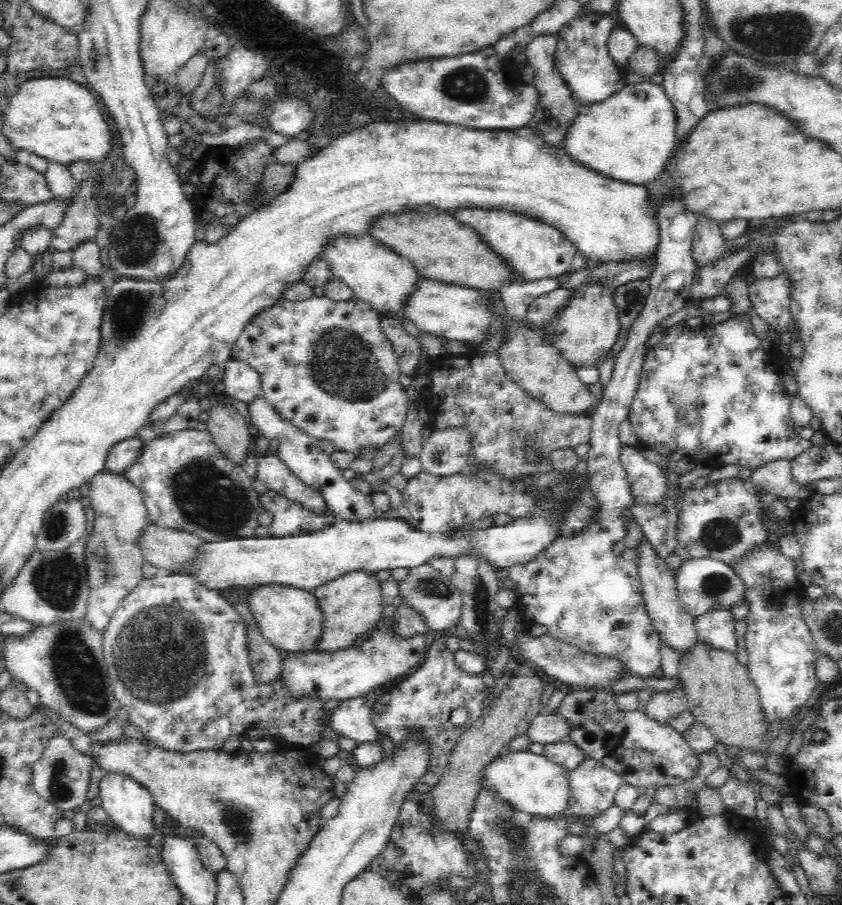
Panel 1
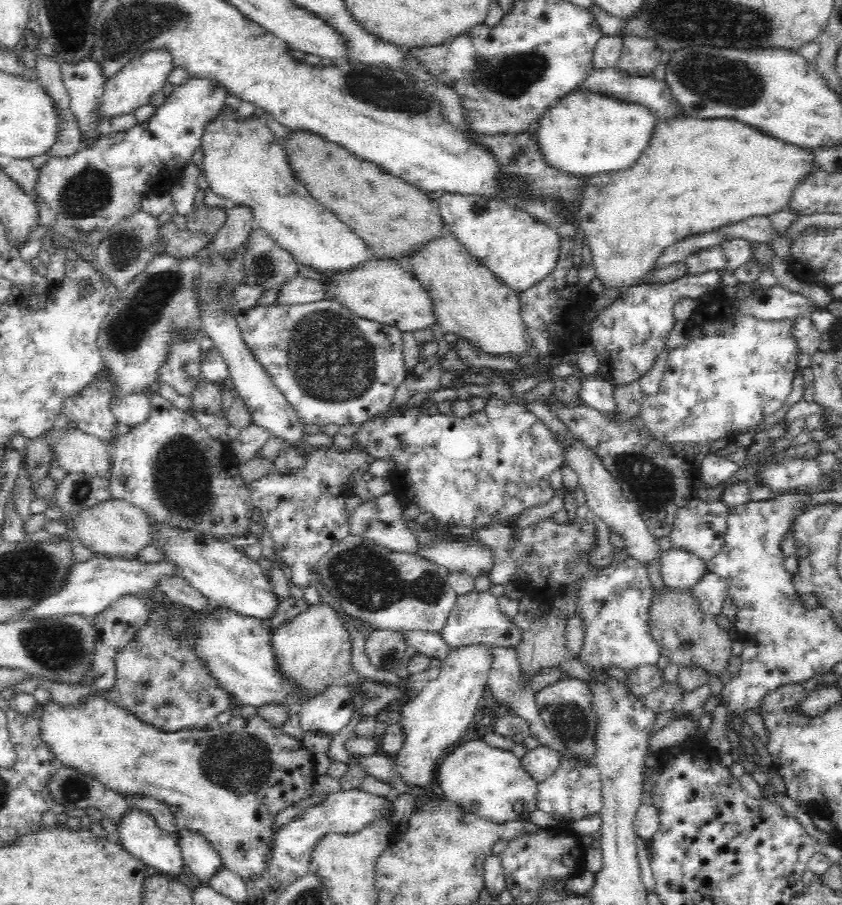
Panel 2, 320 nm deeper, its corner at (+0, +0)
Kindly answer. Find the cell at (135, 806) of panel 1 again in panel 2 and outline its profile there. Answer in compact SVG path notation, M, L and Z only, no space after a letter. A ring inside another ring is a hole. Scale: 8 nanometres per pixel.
M128 807L115 824L114 838L134 857L146 863L153 873L177 877L182 873L183 860L180 846L173 834L166 833L152 815L138 807Z

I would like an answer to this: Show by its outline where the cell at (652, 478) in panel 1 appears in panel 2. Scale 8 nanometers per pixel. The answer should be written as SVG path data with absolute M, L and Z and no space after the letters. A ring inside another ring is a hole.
M597 374L595 376L586 376L581 381L581 397L583 402L600 414L607 414L609 418L614 418L616 412L616 399L614 399L614 389L603 381Z

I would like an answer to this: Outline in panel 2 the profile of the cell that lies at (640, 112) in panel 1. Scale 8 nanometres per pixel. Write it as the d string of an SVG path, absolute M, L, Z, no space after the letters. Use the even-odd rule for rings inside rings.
M575 90L560 100L556 107L544 112L538 121L536 136L546 161L553 168L564 170L577 178L632 168L640 154L648 149L658 124L655 112L643 104L600 94L582 94Z

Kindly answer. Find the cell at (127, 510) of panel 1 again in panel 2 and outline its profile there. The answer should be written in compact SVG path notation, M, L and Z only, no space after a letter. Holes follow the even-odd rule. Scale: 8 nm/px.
M56 424L52 426L46 435L50 435L50 445L56 451L58 464L64 468L69 474L83 474L92 478L105 478L110 483L110 464L111 453L109 447L106 446L98 438L94 438L82 430L74 427L60 427Z

